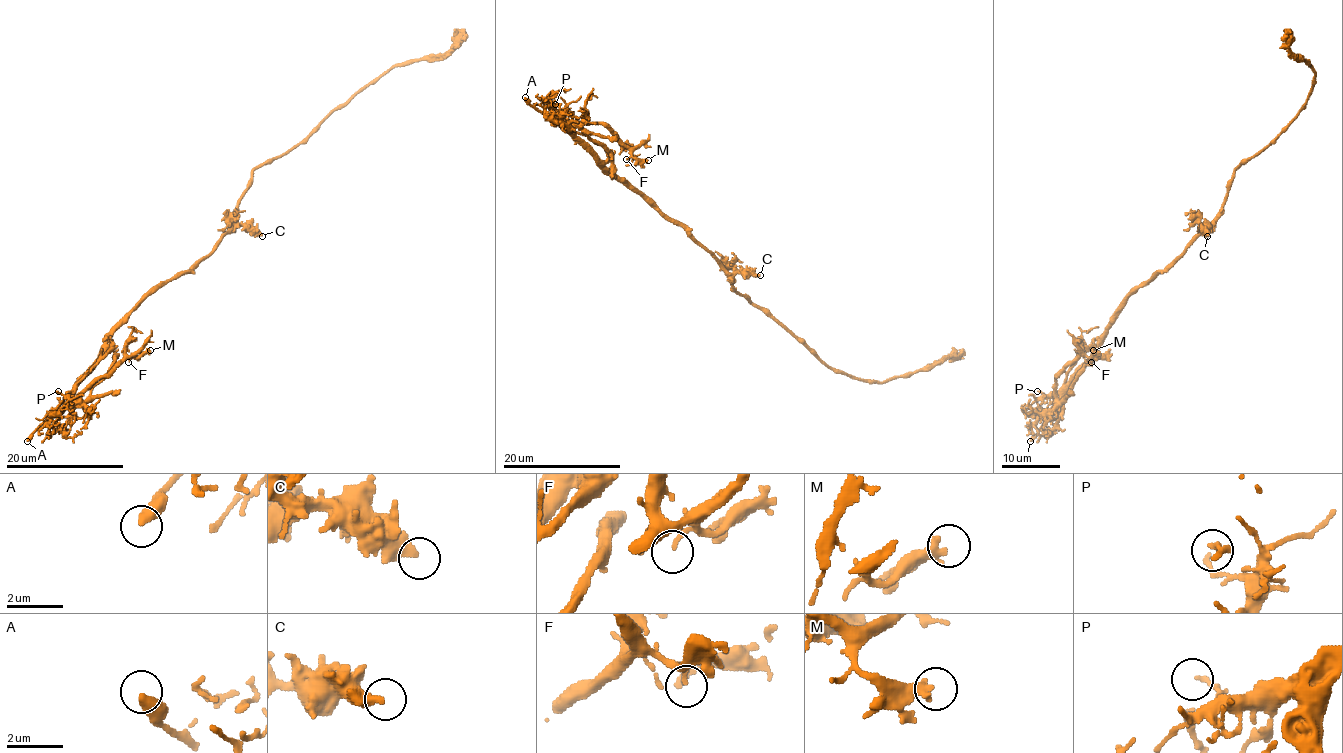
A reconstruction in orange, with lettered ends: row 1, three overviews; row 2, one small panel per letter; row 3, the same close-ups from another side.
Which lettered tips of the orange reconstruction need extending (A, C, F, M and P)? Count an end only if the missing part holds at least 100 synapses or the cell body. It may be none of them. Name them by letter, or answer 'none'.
A

